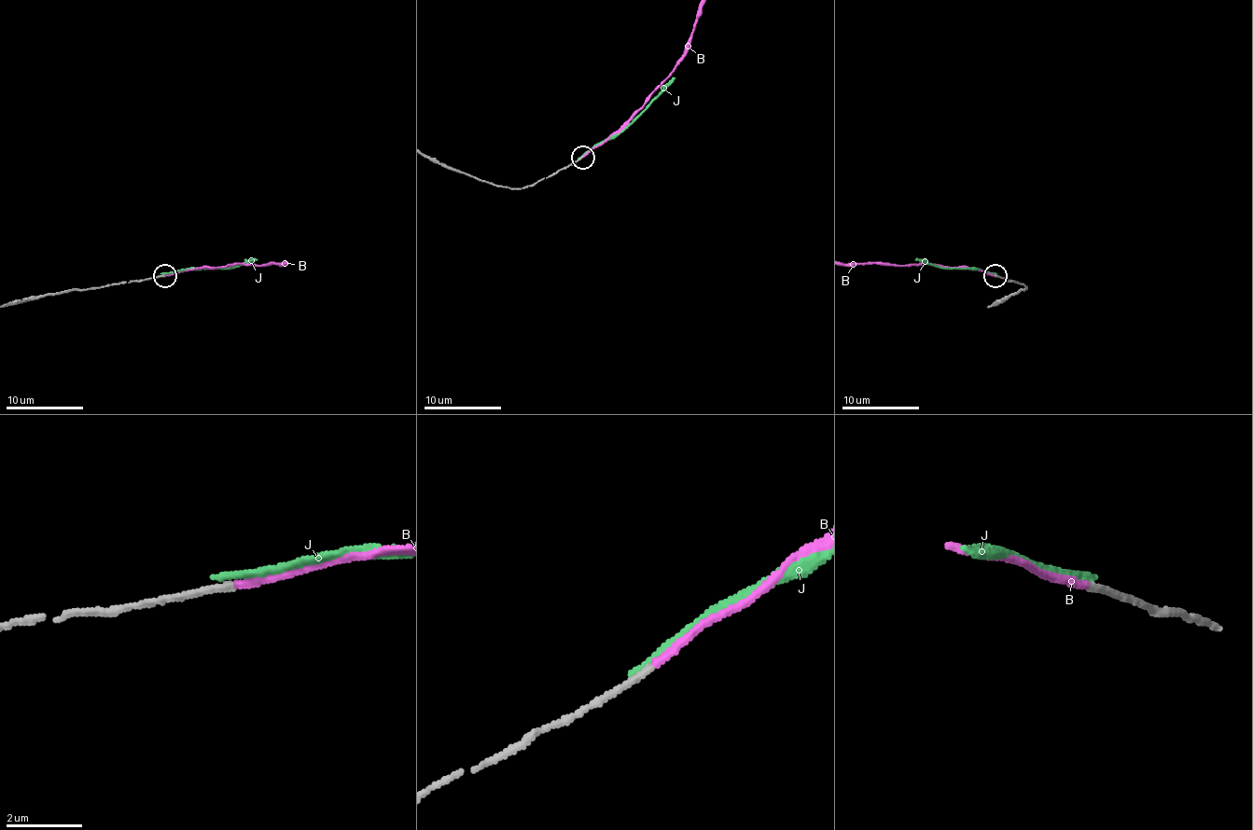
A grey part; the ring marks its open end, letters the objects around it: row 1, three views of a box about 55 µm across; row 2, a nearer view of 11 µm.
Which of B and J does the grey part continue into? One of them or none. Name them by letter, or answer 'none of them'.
B

